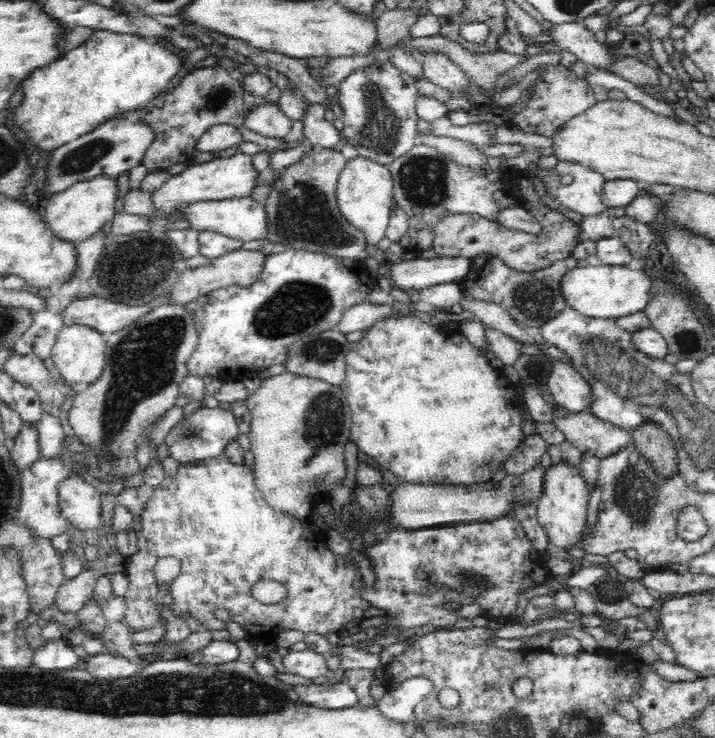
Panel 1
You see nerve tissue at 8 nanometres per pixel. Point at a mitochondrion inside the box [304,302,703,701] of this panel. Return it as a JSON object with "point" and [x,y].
{"point":[634,493]}

